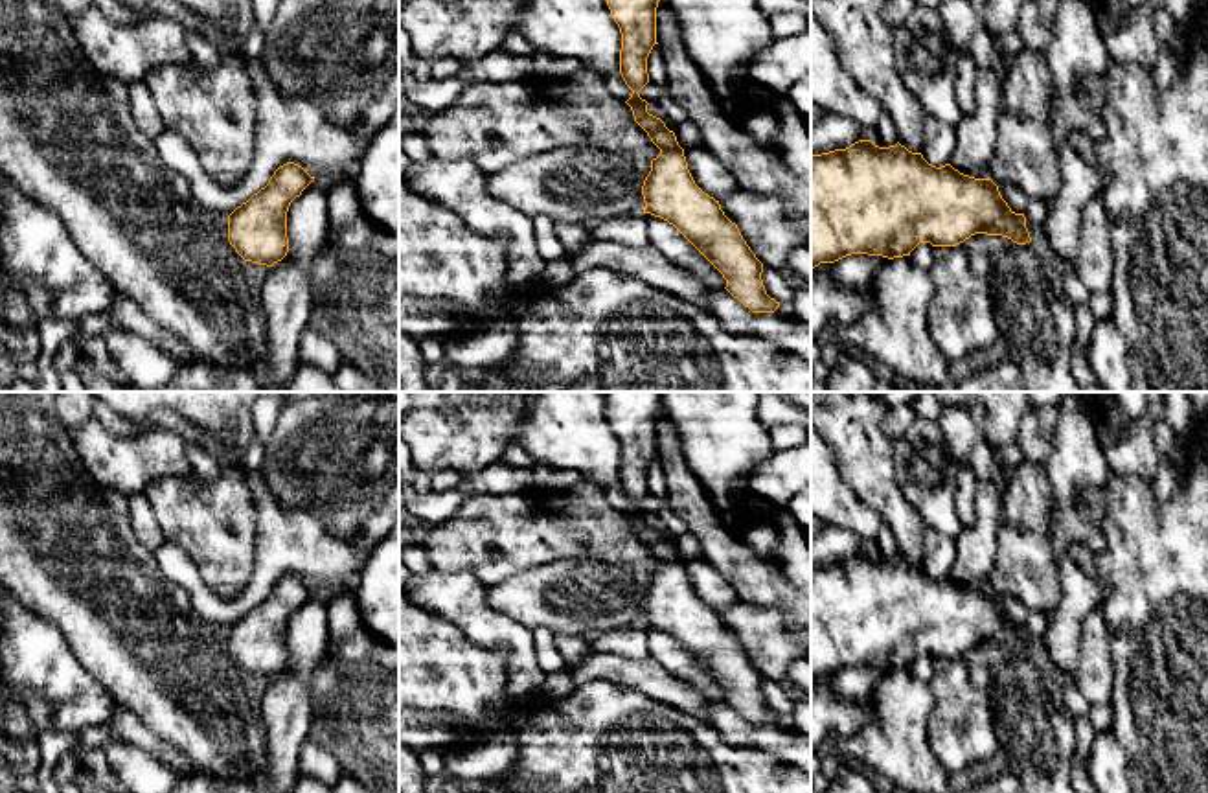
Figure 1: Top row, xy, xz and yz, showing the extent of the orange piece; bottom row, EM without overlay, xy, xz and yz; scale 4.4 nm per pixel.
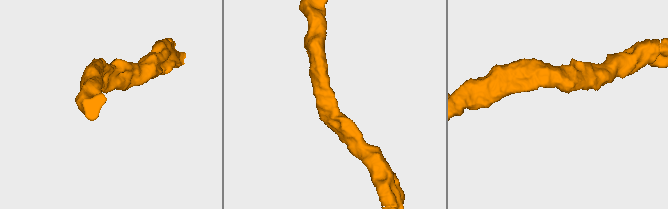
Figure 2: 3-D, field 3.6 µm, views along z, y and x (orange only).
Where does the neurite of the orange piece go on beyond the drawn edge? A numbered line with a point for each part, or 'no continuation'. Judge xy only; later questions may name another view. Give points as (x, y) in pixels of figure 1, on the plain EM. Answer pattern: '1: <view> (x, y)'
no continuation

